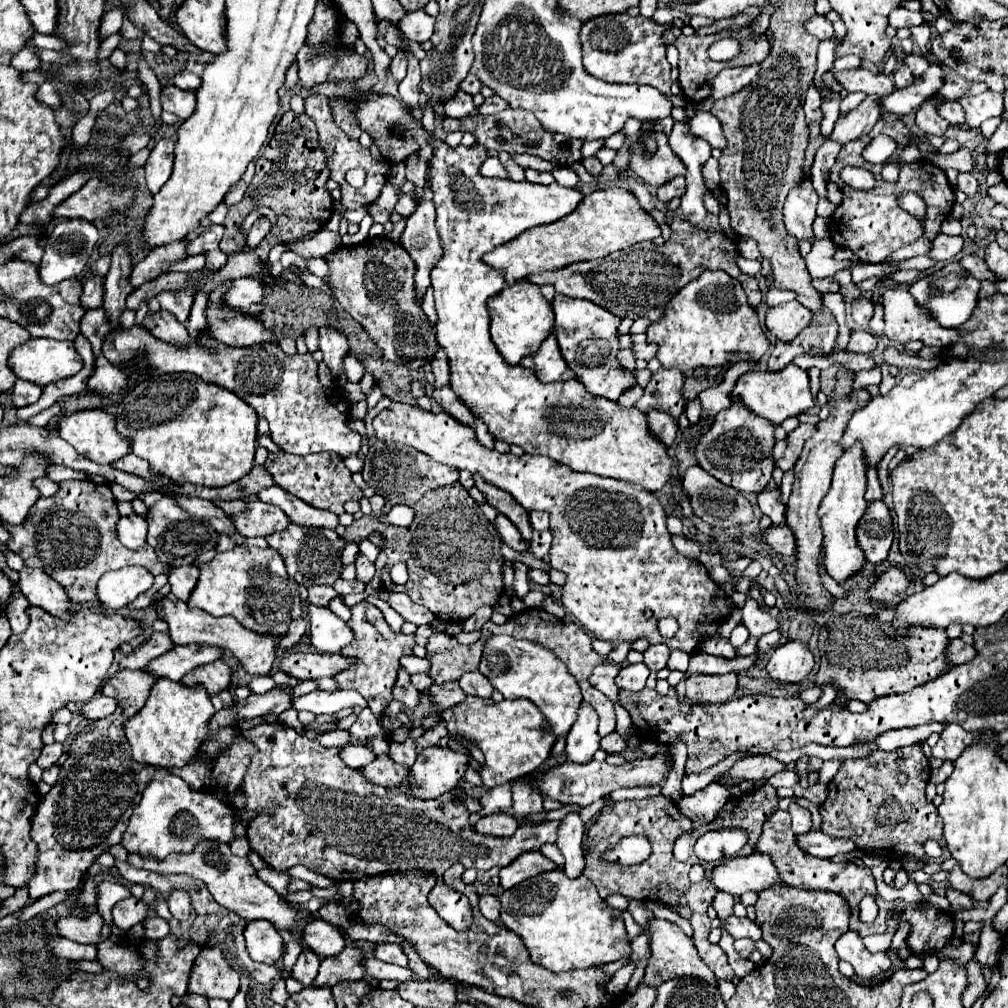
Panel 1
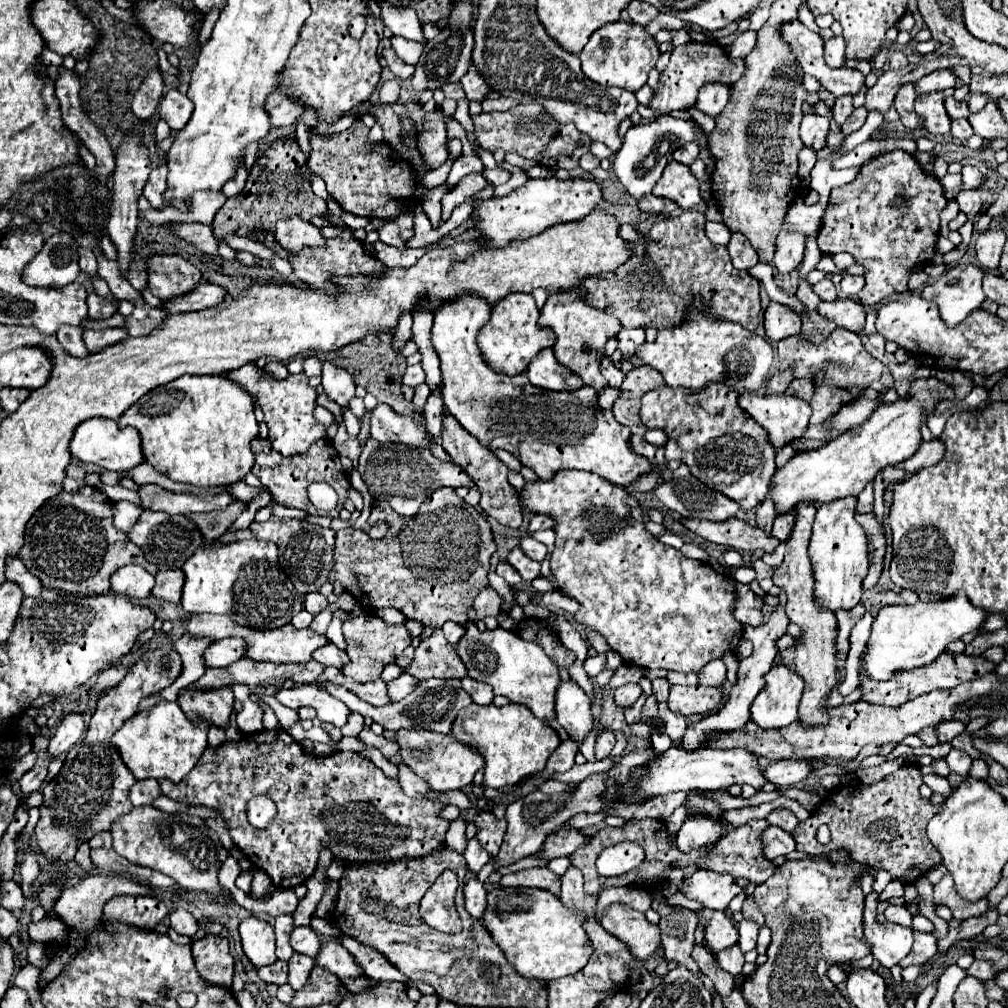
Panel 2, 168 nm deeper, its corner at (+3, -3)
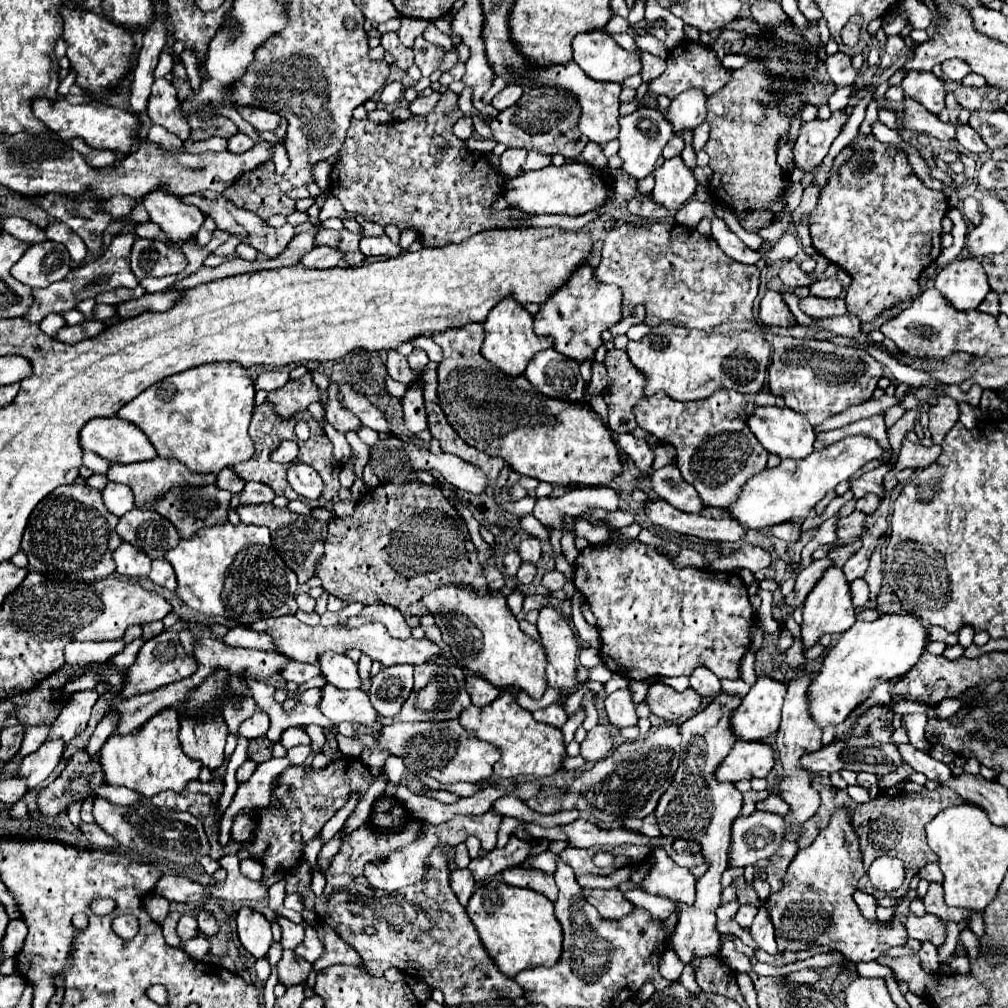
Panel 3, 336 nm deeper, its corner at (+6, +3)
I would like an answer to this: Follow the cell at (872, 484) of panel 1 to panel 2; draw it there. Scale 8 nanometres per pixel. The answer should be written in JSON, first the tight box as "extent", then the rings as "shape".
{"extent":[857,483,873,513],"shape":[[[873,483],[857,495],[857,513],[873,513]]]}

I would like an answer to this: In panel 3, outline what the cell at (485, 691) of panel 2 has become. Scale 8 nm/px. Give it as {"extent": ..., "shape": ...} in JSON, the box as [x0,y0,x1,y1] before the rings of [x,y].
{"extent":[466,675,500,707],"shape":[[[474,675],[466,677],[466,691],[472,697],[472,703],[478,707],[492,703],[500,695],[500,691],[492,683],[486,683],[486,679]]]}

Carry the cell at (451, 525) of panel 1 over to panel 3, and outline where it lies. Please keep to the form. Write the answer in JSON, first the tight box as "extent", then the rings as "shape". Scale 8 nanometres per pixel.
{"extent":[316,483,488,615],"shape":[[[414,483],[406,487],[406,491],[398,493],[390,485],[378,485],[370,489],[362,501],[358,501],[354,515],[350,517],[336,517],[328,523],[328,537],[326,537],[326,553],[316,567],[316,575],[322,581],[322,587],[348,601],[362,601],[362,603],[386,603],[402,611],[402,615],[428,615],[428,607],[424,607],[422,595],[436,591],[444,585],[466,585],[472,587],[474,593],[488,595],[486,577],[482,567],[476,559],[476,547],[470,539],[468,527],[464,519],[458,515],[456,507],[444,497],[442,489],[436,485]]]}

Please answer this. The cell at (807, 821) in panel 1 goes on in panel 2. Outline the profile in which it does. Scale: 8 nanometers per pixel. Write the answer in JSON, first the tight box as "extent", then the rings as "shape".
{"extent":[767,809,797,831],"shape":[[[775,809],[775,811],[771,811],[769,815],[767,815],[767,821],[771,823],[771,825],[779,825],[779,827],[783,827],[785,831],[793,831],[795,827],[797,827],[797,817],[789,811],[789,809]]]}

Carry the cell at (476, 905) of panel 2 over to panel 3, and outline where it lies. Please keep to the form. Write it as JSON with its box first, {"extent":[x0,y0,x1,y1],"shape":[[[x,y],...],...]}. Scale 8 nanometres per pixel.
{"extent":[450,869,476,907],"shape":[[[454,869],[452,871],[450,885],[452,885],[452,891],[456,893],[458,901],[466,907],[468,905],[468,899],[474,893],[474,887],[476,887],[476,881],[474,881],[472,871],[470,869]]]}

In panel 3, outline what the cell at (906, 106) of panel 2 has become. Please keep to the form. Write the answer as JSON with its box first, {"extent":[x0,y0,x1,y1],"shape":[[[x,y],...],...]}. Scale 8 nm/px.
{"extent":[900,97,956,141],"shape":[[[904,97],[904,109],[902,109],[900,123],[904,129],[926,133],[926,135],[932,135],[932,137],[942,139],[942,141],[956,137],[956,127],[952,123],[940,121],[936,115],[926,111],[922,107],[922,103],[914,101],[912,97]]]}

